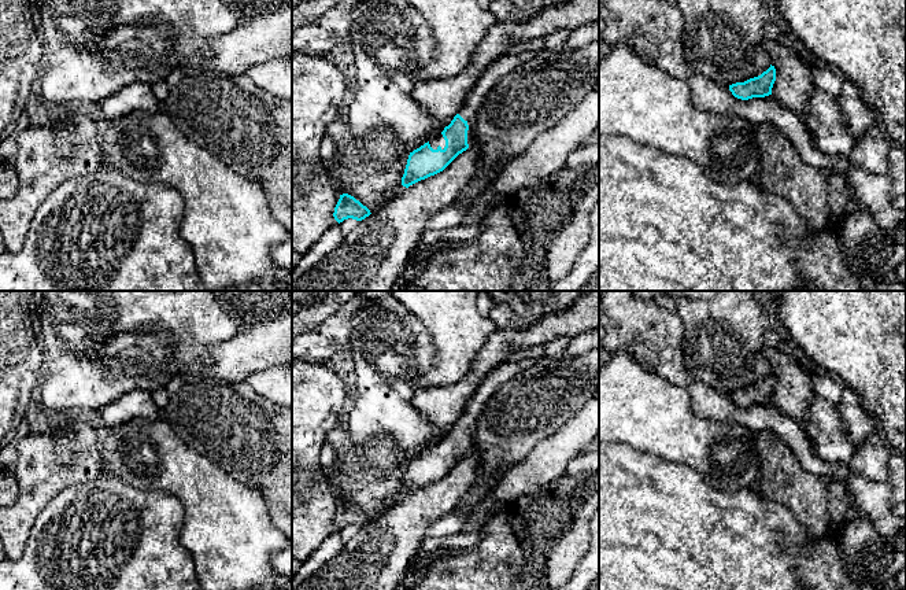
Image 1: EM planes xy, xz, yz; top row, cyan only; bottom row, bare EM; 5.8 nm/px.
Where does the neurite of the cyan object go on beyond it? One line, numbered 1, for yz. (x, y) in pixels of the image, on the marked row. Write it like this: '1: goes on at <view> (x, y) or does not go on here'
1: does not go on here

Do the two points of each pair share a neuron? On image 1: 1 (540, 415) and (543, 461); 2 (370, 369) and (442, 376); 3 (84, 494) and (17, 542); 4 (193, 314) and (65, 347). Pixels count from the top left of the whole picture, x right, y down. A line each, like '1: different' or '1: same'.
1: different
2: different
3: different
4: same

